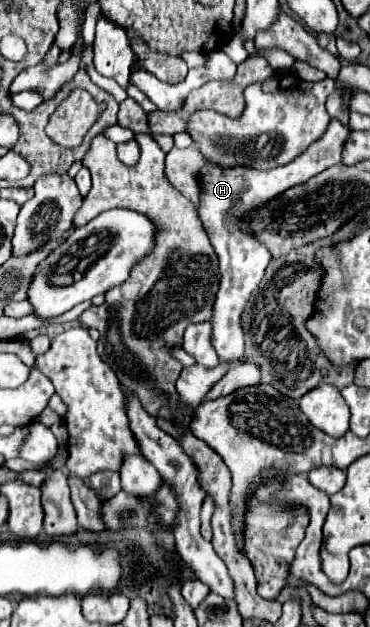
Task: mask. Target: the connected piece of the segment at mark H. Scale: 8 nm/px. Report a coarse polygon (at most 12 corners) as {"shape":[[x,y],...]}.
{"shape":[[332,120],[276,170],[198,172],[198,214],[220,260],[212,346],[242,358],[242,312],[270,252],[234,214],[342,162],[350,130]]}

